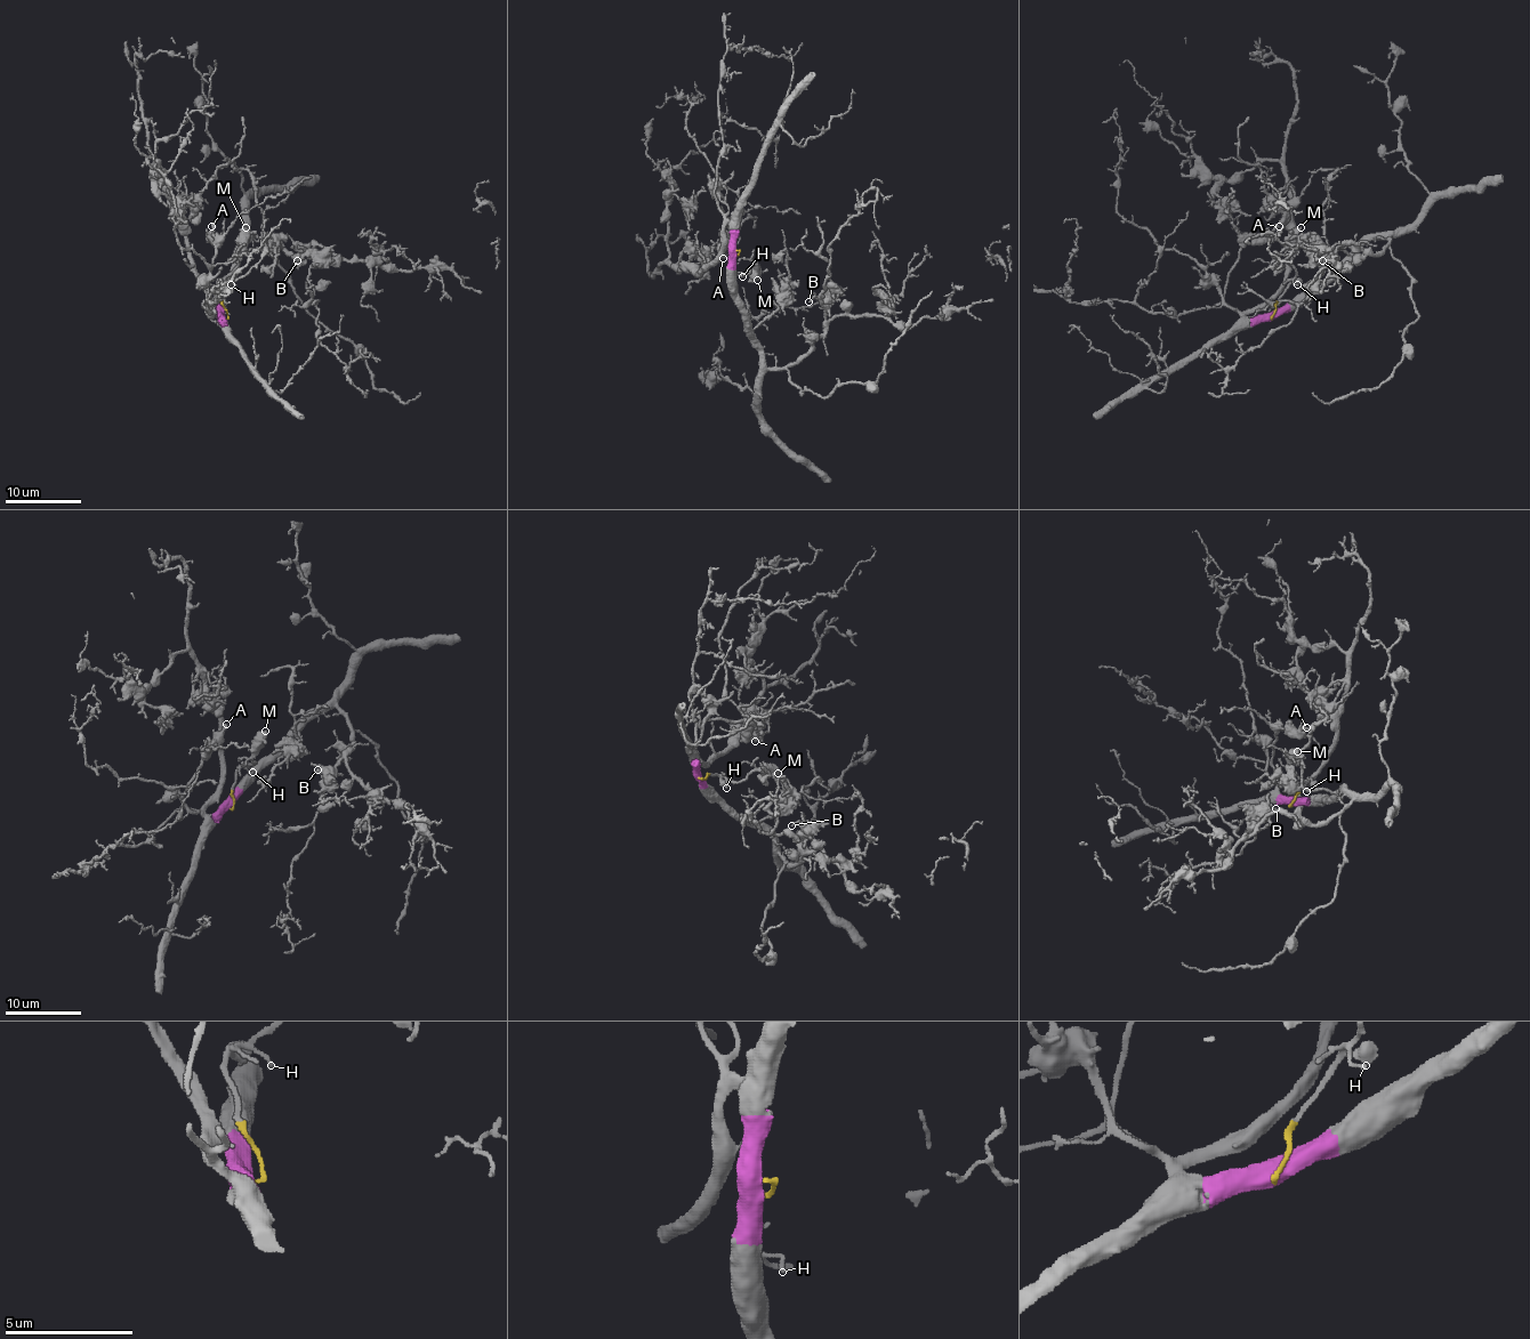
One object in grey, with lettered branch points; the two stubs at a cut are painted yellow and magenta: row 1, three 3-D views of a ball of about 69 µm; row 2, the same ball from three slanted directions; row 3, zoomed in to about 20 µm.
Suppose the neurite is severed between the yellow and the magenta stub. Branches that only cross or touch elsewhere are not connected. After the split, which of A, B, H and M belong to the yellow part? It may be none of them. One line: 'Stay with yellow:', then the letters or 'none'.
Stay with yellow: H, M

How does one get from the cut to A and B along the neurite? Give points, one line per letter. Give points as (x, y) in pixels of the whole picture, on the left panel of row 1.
A: (223, 319), (206, 300), (216, 249), (211, 226)
B: (223, 319), (223, 283), (233, 259), (251, 240), (263, 238), (291, 253), (314, 243), (309, 253), (297, 260)

